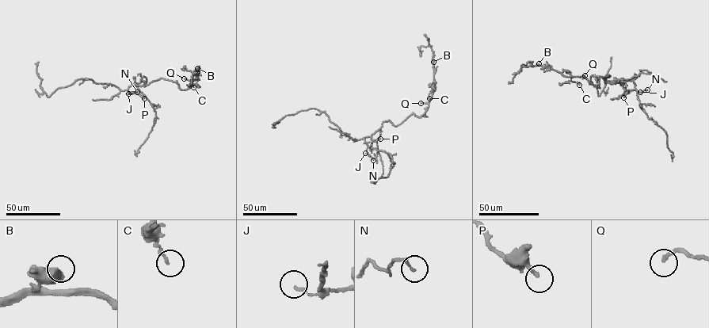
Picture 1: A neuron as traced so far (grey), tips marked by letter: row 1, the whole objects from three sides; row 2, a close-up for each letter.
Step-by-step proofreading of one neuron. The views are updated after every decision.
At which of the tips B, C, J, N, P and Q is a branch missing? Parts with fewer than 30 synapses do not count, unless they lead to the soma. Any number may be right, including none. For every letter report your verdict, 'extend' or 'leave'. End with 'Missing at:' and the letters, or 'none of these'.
B: leave
C: leave
J: leave
N: leave
P: leave
Q: leave
Missing at: none of these

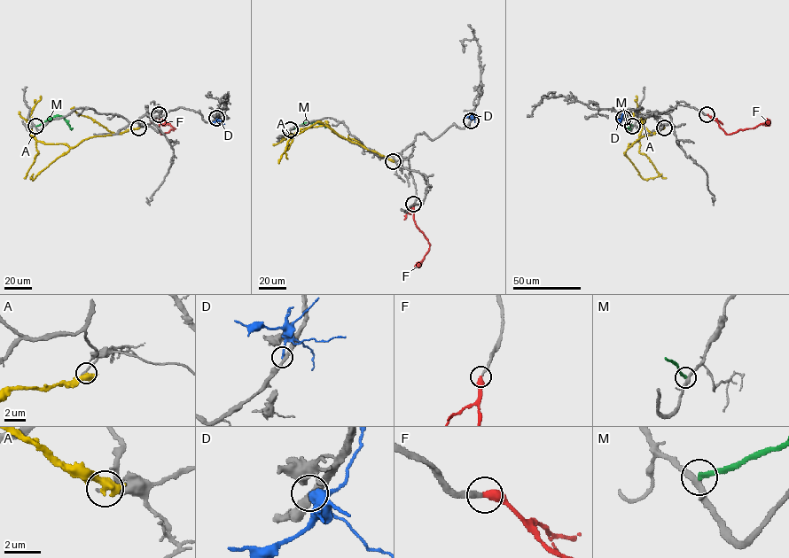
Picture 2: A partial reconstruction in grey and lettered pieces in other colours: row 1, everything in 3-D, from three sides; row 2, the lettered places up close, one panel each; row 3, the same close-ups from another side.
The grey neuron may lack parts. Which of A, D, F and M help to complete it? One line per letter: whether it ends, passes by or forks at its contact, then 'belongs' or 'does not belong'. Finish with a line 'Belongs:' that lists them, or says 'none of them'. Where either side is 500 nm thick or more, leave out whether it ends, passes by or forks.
A: does not belong
D: it ends; does not belong
F: belongs
M: it ends; does not belong
Belongs: F

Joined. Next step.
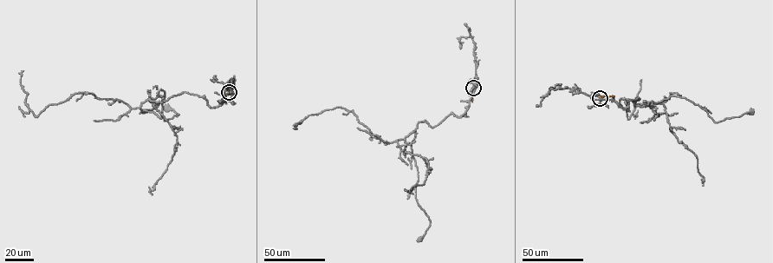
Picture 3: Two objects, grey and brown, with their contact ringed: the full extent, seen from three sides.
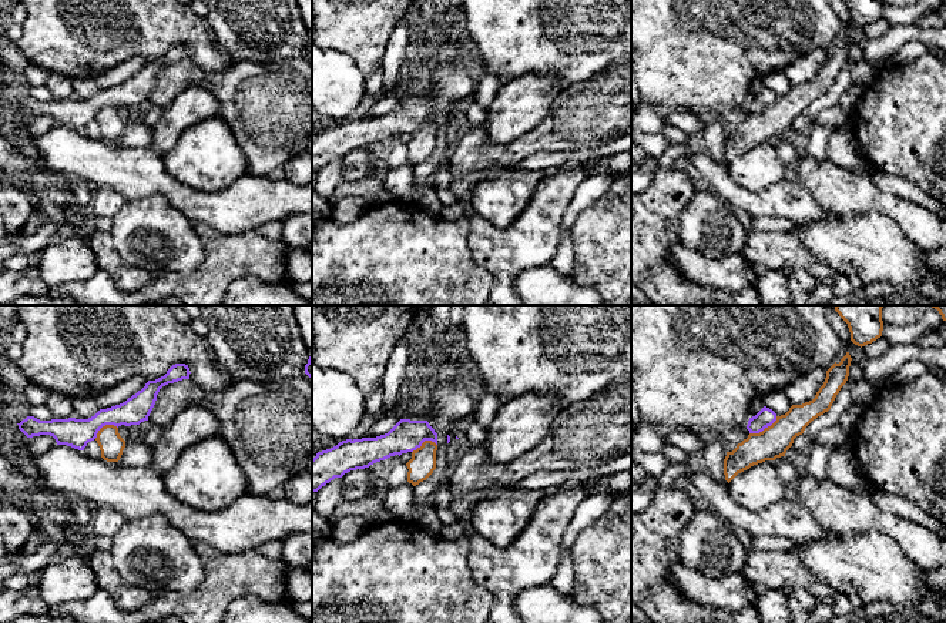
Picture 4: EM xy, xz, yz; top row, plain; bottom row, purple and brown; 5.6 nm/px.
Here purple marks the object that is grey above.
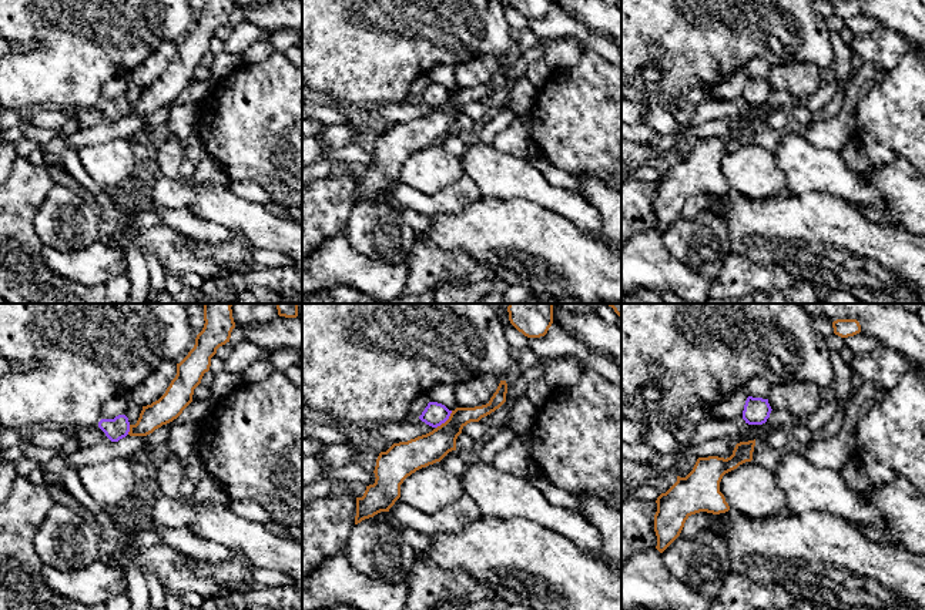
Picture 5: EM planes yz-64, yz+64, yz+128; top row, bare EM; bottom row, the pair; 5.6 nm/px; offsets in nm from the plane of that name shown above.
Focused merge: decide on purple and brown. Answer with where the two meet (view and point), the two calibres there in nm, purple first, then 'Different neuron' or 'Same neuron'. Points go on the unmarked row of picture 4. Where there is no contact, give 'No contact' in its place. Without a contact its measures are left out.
Touches purple at yz (764, 109). Thickness 100 nm (purple) against 180 nm. Different neuron

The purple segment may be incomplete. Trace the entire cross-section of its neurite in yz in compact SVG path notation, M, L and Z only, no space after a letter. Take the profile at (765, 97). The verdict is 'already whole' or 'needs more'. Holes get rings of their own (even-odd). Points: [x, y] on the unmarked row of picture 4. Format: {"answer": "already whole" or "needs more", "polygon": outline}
{"answer": "already whole", "polygon": "M764 87L755 97L749 98L747 110L749 114L759 114L776 101L776 94Z"}

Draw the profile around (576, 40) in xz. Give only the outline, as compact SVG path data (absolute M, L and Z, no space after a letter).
M463 0L463 10L466 26L477 46L484 71L496 74L503 83L526 74L554 74L563 90L600 76L607 67L618 64L631 54L631 0Z

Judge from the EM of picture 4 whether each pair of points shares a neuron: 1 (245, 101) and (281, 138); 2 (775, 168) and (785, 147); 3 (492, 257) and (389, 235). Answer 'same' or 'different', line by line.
1: same
2: different
3: different

